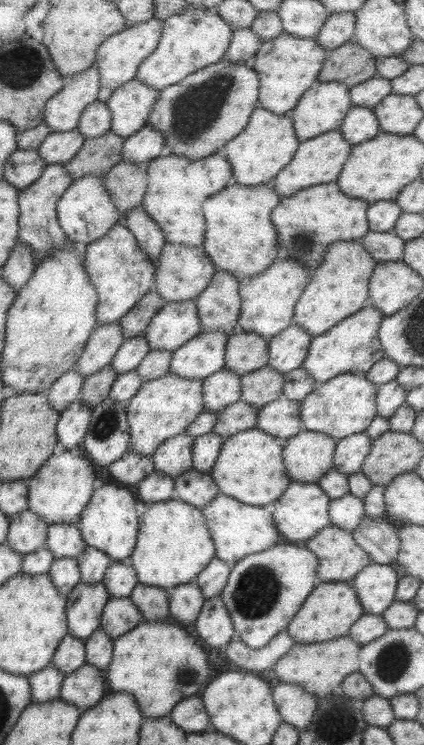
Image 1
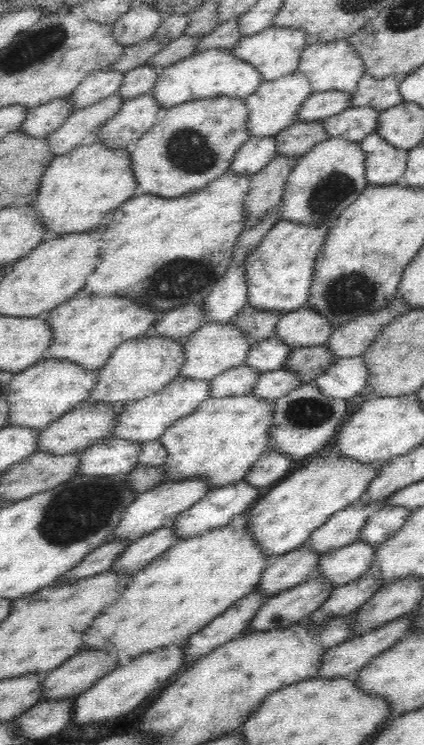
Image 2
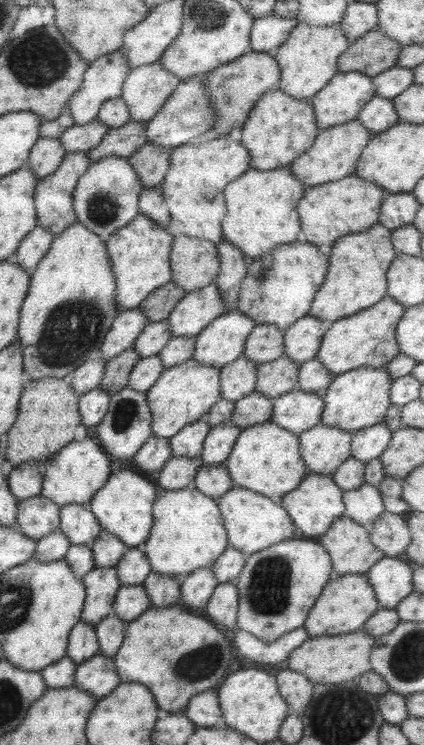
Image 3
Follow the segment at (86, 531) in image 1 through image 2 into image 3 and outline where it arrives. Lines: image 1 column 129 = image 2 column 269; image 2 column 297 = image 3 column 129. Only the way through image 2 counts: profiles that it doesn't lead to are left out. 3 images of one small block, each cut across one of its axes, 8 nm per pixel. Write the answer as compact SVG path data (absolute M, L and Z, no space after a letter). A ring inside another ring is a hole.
M114 469L86 506L101 530L113 534L117 540L121 540L127 546L127 549L141 547L151 528L153 501L160 492L161 490L157 486L155 488L143 477L143 474L130 470L115 472Z

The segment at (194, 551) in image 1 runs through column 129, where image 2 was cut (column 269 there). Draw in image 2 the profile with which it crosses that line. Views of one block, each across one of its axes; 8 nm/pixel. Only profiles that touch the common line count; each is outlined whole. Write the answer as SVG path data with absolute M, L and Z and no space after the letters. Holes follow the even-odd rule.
M249 524L222 526L185 538L133 574L132 586L118 596L116 604L110 606L84 636L84 648L110 647L113 652L119 654L120 664L124 665L140 654L172 643L188 641L190 636L206 628L214 618L224 614L238 600L252 594L256 586L262 582L262 576L268 566L278 560L279 556L266 553L266 550L262 549Z

